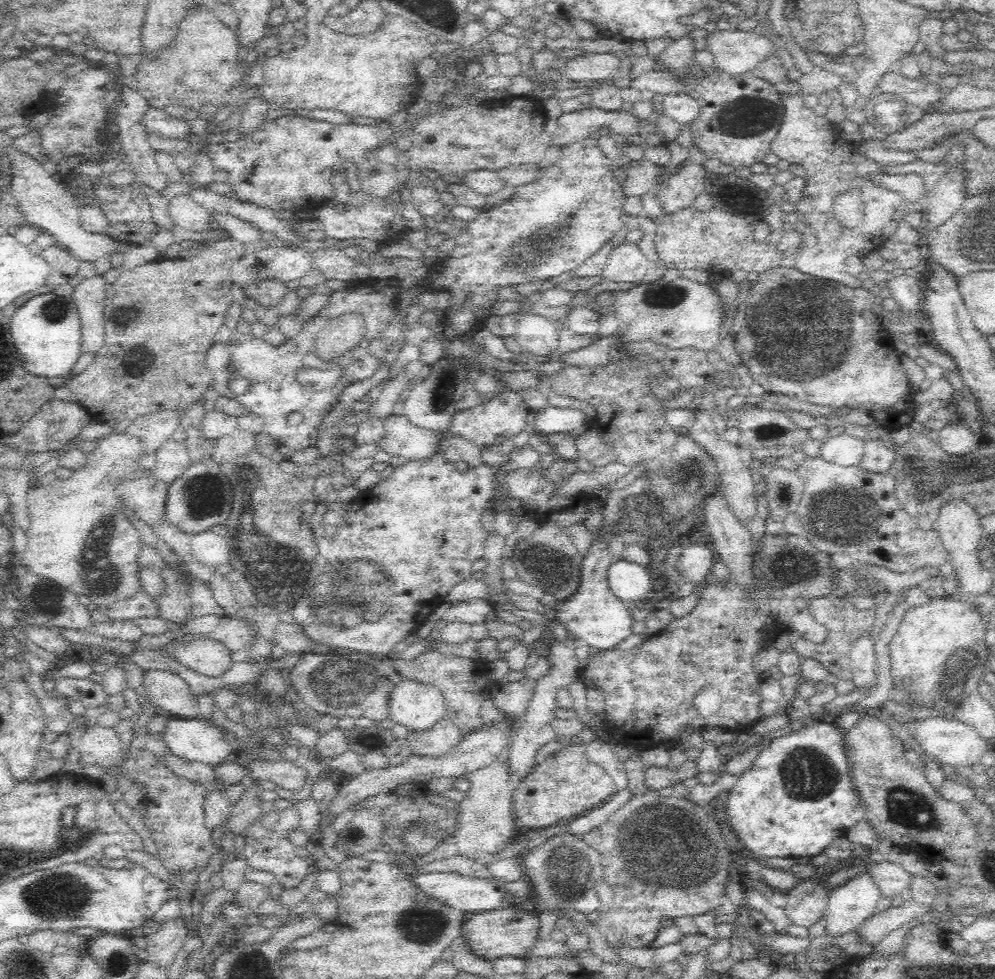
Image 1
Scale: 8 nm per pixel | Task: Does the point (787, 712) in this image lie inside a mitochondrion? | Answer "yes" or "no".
no

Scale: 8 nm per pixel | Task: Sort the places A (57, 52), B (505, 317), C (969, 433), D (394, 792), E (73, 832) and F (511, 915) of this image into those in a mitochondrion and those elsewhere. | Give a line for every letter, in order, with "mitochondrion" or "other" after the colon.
A: other
B: other
C: other
D: other
E: mitochondrion
F: other

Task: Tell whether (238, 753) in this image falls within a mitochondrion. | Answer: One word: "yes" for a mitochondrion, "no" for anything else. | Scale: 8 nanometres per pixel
no

